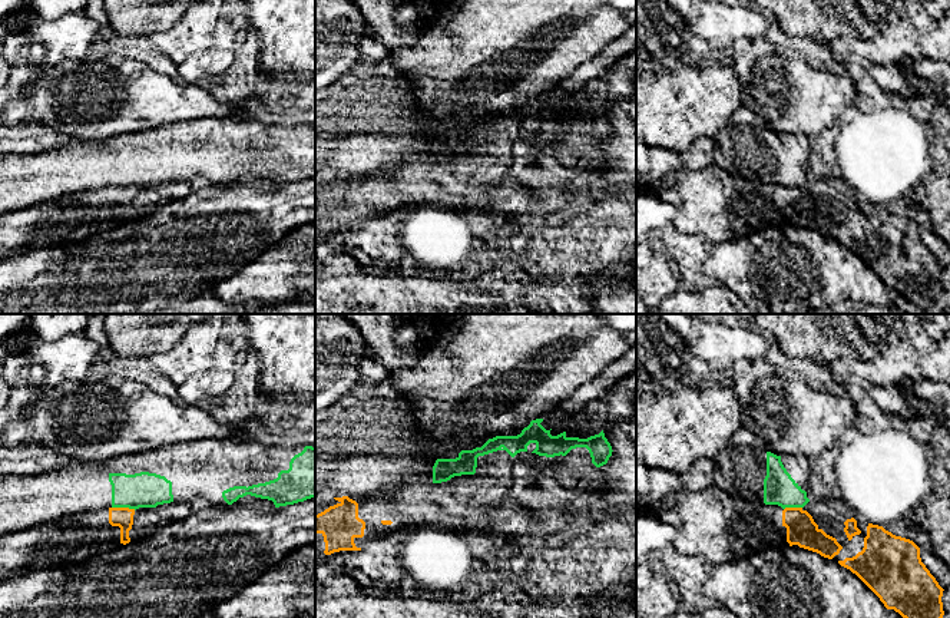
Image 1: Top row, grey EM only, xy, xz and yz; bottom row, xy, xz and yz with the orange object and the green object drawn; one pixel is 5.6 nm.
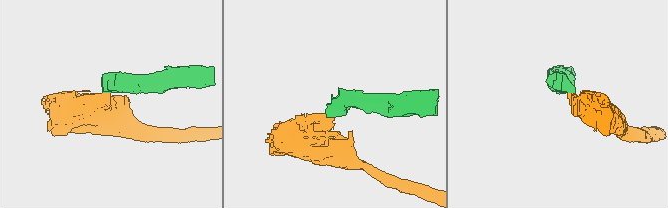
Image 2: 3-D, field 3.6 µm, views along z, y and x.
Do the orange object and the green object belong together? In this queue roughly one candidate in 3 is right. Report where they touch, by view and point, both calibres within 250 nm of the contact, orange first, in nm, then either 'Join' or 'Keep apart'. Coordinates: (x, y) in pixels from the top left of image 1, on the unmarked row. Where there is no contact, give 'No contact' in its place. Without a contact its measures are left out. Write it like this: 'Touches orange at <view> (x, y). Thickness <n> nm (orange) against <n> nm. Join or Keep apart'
Touches orange at xy (123, 187). Thickness 110 nm (orange) against 200 nm. Keep apart

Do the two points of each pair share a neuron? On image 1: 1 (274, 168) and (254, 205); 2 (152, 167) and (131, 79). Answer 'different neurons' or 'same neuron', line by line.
1: different neurons
2: different neurons

